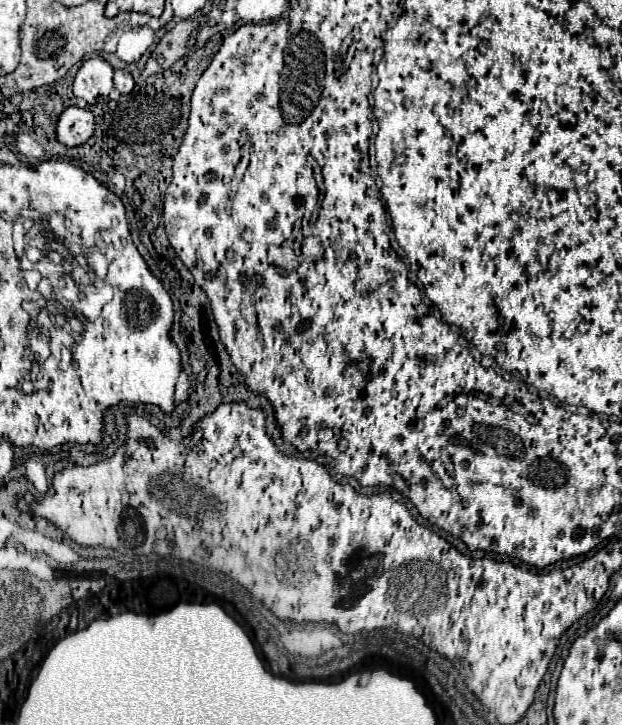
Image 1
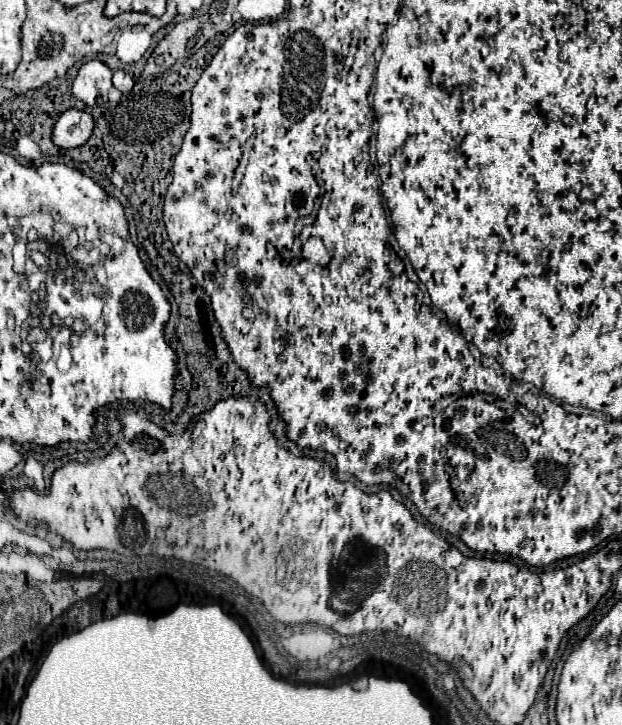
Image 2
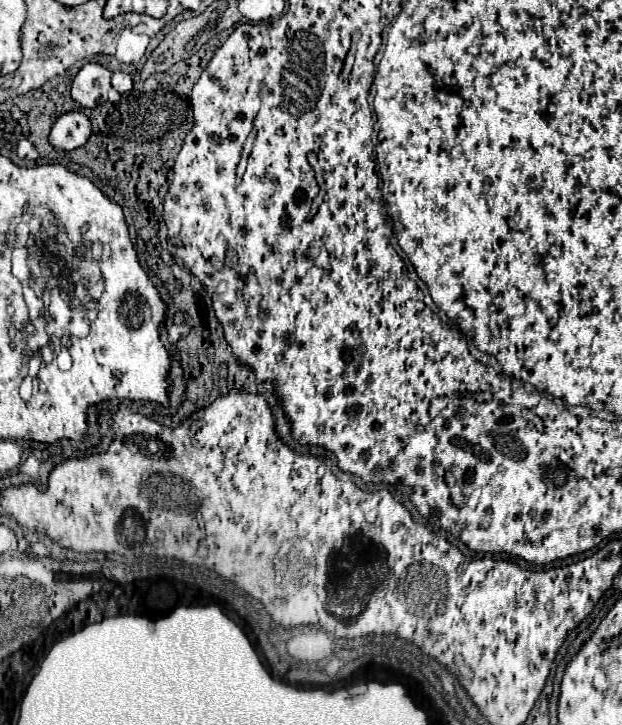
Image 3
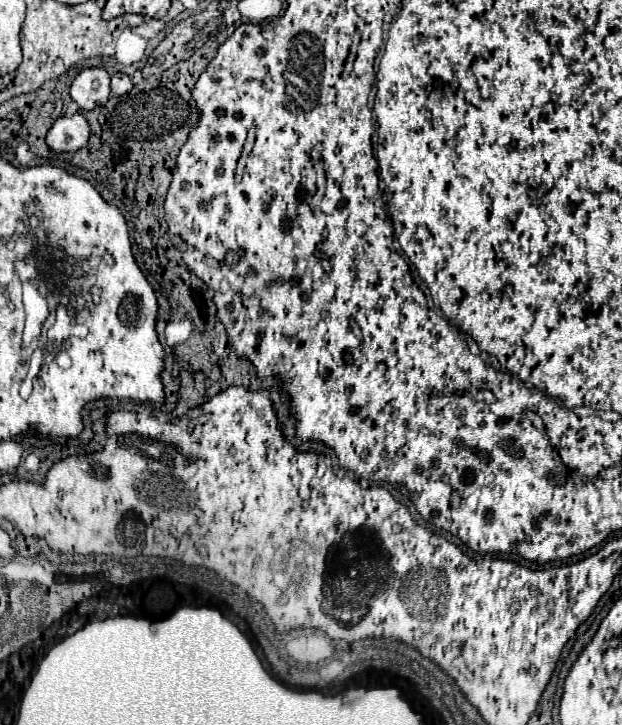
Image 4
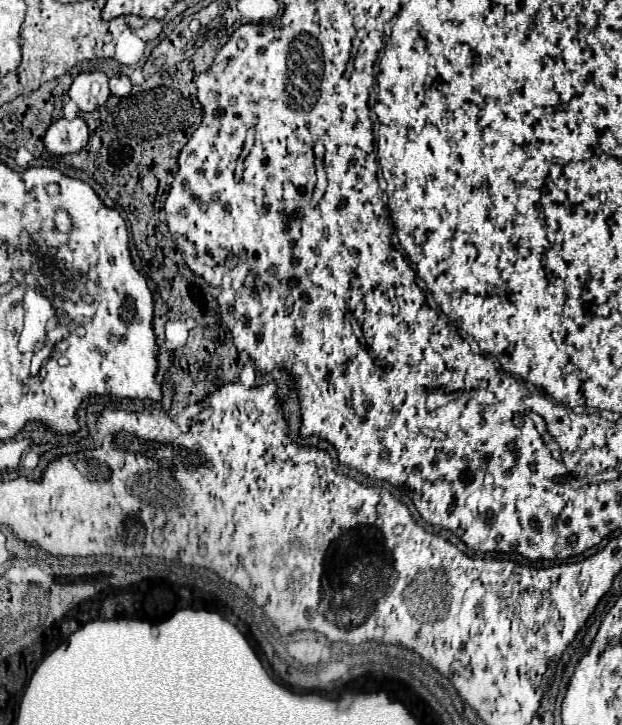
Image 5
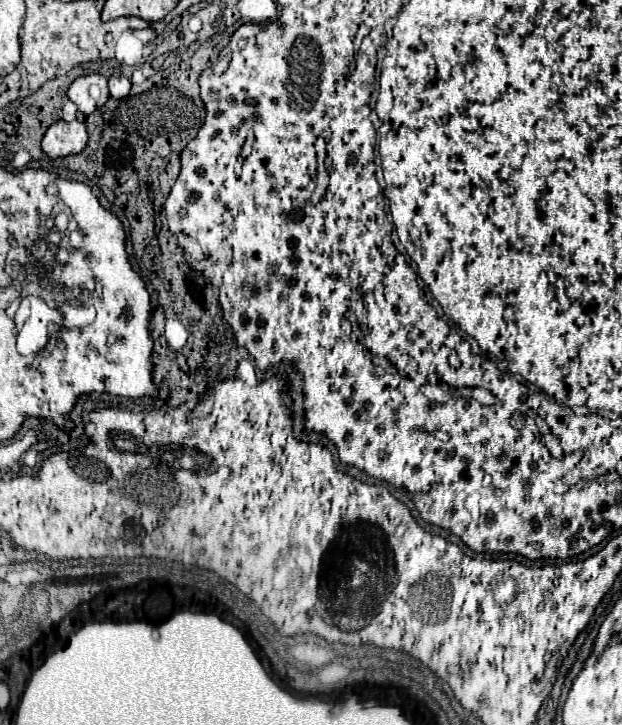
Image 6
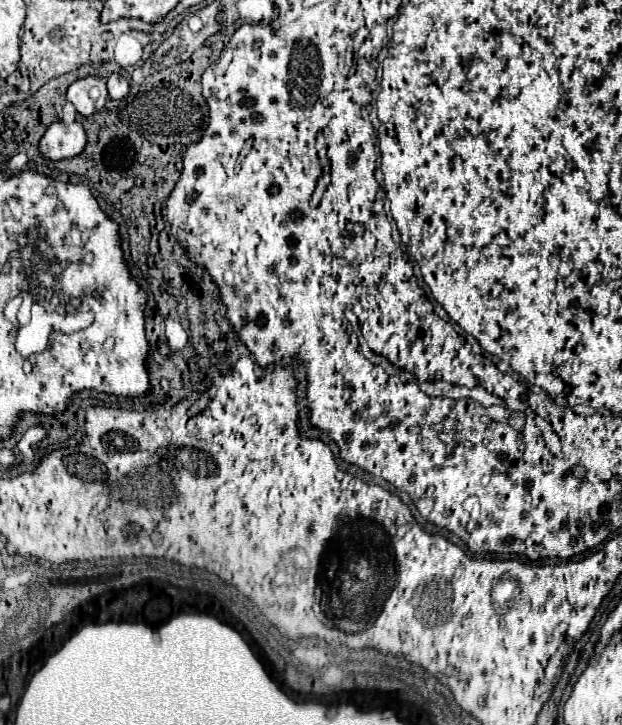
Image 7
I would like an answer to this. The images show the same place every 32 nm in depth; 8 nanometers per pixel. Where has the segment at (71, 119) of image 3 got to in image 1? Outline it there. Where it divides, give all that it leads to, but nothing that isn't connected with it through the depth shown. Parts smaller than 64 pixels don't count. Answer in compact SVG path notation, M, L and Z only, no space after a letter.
M70 106L56 124L56 140L68 148L82 146L94 132L94 116L90 110Z

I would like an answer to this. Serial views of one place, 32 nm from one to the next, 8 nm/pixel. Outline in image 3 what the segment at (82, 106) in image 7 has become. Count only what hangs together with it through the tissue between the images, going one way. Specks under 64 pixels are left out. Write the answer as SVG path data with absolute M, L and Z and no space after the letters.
M86 64L72 82L72 100L78 102L82 108L106 104L110 92L110 76L112 72L108 72L104 66Z

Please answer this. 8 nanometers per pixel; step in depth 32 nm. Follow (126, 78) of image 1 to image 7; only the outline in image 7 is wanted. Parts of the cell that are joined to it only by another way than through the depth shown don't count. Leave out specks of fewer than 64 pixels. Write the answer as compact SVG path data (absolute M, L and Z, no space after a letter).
M110 74L106 80L106 88L108 88L108 98L112 100L122 100L130 92L128 80L122 74Z

